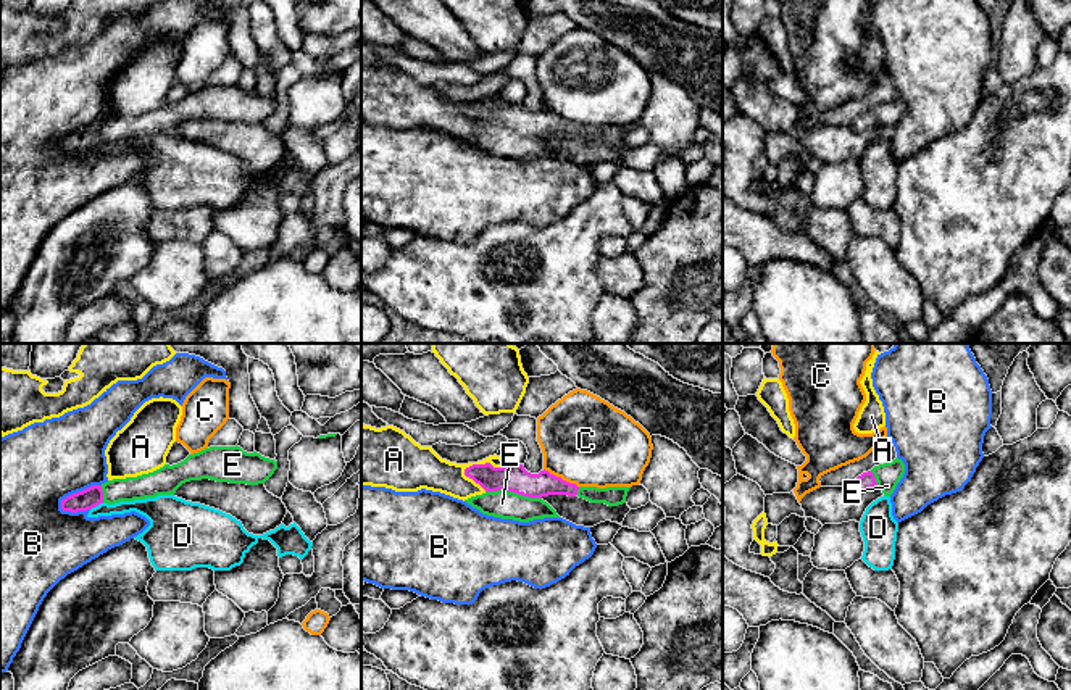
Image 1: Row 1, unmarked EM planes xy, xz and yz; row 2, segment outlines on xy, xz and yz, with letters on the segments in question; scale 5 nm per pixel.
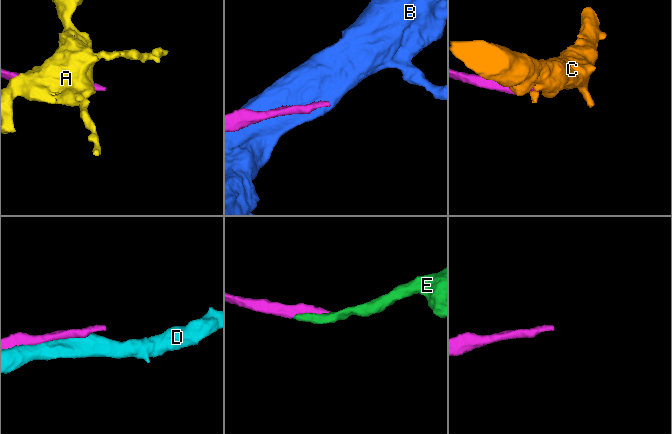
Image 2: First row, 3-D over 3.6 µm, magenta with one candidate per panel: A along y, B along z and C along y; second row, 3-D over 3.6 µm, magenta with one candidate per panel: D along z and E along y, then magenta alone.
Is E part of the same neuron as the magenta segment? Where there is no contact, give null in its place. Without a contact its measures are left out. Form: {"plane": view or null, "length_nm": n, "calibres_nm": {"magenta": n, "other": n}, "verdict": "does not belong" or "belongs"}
{"plane": "xz", "length_nm": 280, "calibres_nm": {"magenta": 140, "other": 140}, "verdict": "belongs"}

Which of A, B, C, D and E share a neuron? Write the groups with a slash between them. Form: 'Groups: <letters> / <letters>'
Groups: A / B / C / D / E

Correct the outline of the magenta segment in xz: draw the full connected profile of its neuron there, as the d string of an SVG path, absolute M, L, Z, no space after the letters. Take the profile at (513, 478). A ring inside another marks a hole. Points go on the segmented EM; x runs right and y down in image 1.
M490 463L473 464L465 476L479 484L485 492L465 500L482 514L529 522L544 518L560 518L542 498L548 495L579 497L590 503L618 506L626 503L631 487L577 487L561 477L540 471L531 474L523 464L494 468Z

